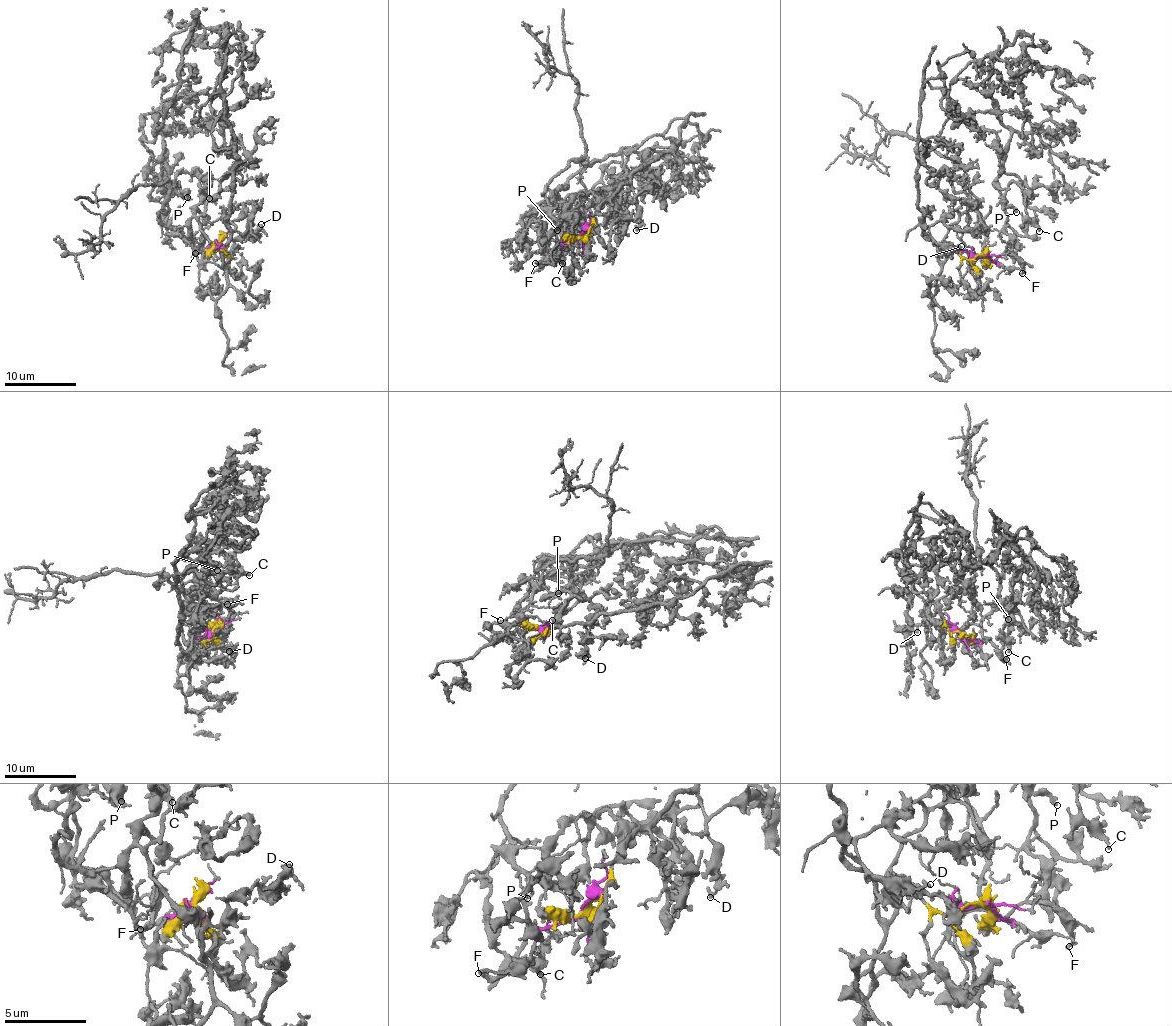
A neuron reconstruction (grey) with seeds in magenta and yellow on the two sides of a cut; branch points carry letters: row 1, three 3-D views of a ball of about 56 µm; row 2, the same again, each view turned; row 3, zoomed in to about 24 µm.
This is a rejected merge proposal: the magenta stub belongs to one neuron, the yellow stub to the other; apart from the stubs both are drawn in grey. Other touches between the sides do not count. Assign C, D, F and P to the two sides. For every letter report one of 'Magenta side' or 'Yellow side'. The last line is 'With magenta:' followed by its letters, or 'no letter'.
C: Yellow side
D: Yellow side
F: Magenta side
P: Yellow side
With magenta: F

